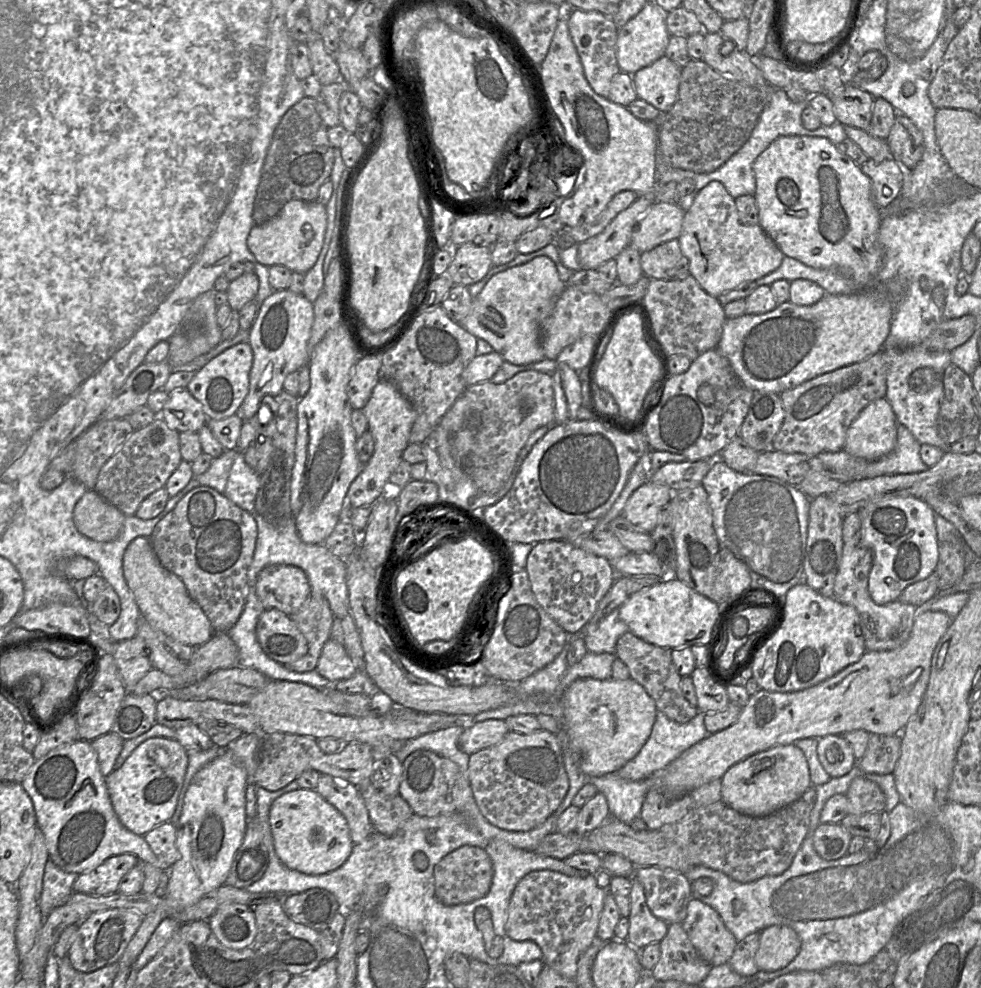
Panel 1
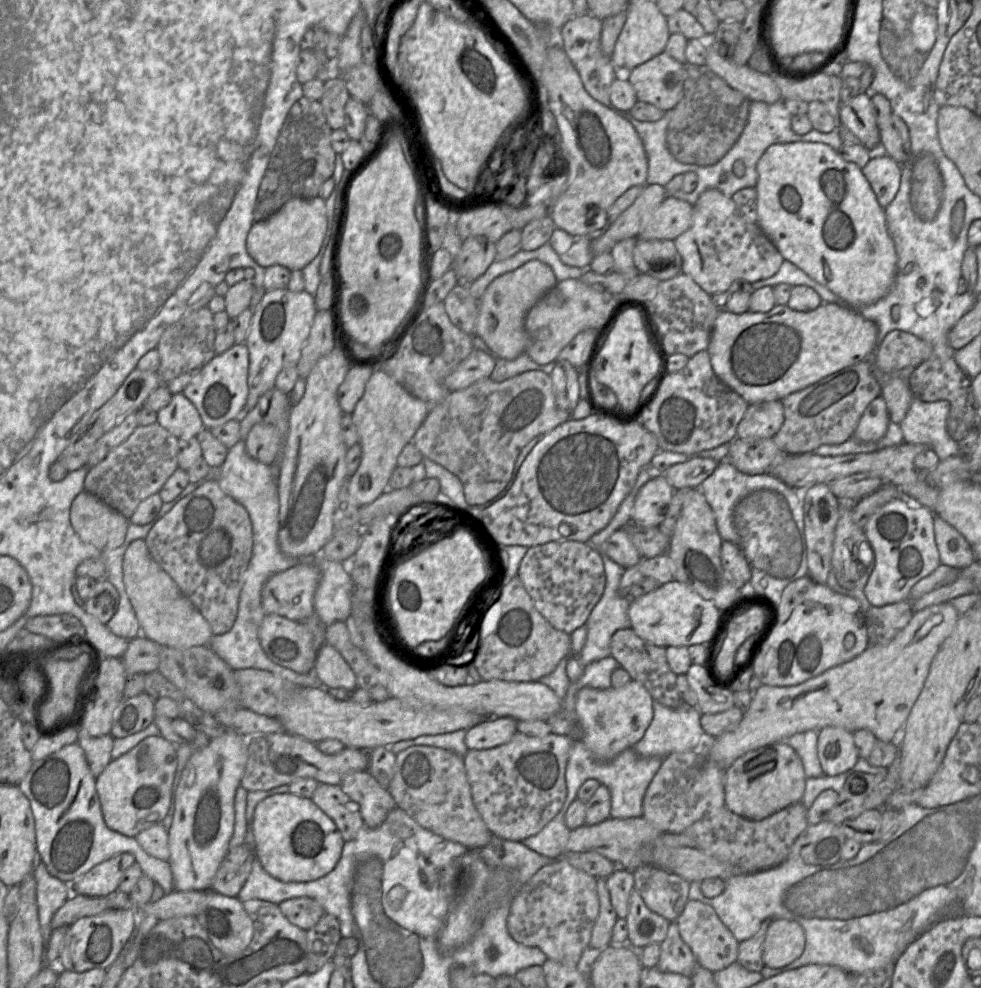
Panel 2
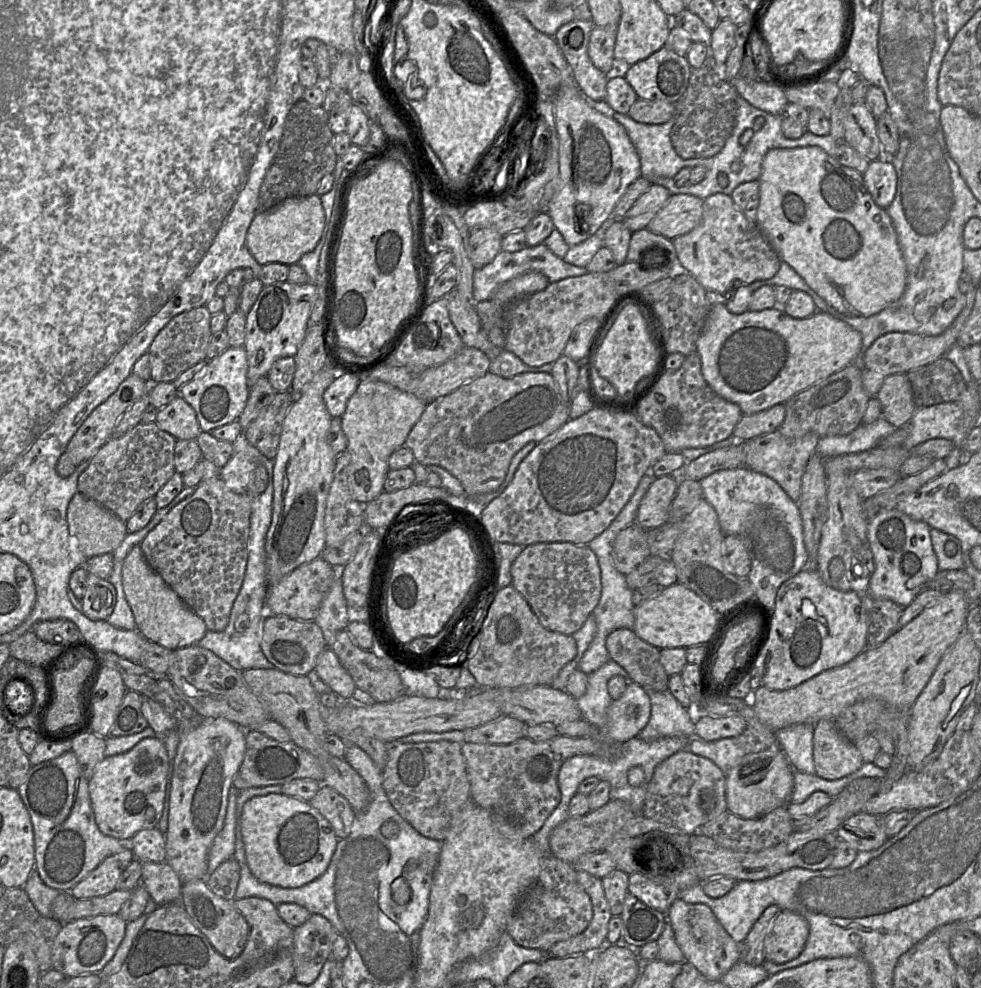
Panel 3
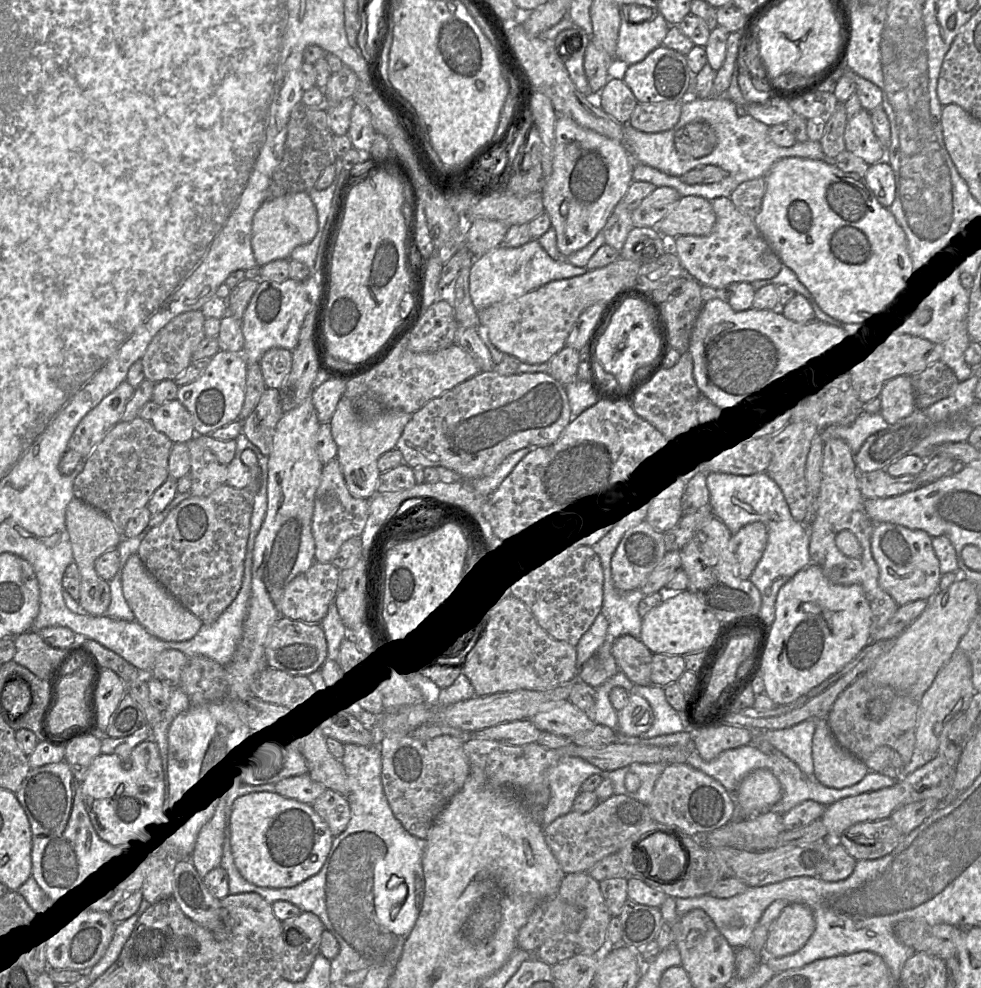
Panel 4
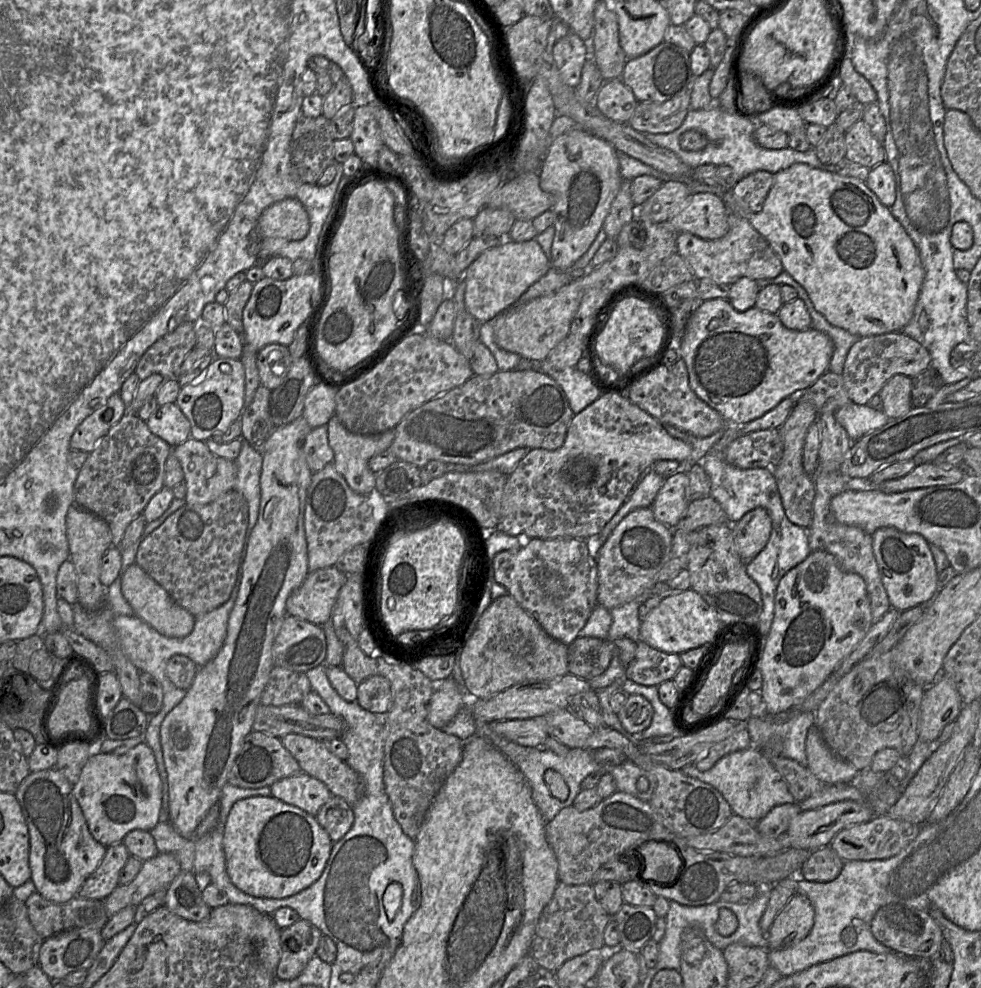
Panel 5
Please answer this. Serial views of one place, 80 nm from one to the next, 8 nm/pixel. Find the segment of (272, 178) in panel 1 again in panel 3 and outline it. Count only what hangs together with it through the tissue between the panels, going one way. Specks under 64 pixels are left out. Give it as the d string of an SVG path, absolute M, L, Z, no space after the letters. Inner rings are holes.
M303 99L297 101L287 115L277 155L261 187L257 211L267 211L287 197L316 194L321 179L332 174L336 167L333 136L322 106L313 106Z

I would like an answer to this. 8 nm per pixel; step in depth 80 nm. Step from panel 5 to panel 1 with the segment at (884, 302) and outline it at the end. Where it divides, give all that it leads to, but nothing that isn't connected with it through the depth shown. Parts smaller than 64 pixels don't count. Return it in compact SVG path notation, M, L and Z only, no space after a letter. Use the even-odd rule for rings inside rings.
M786 135L774 140L754 161L753 171L756 179L755 199L758 207L759 225L776 243L785 256L794 258L803 264L817 269L838 270L843 276L854 279L858 286L870 285L883 262L883 250L878 241L878 231L882 219L882 210L876 205L872 196L870 179L862 172L850 157L840 152L829 139L816 136Z

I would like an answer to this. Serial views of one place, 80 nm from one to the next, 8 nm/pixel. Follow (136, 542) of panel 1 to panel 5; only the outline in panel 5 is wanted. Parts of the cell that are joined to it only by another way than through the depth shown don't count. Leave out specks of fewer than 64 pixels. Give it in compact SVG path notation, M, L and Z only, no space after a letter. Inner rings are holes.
M137 563L131 564L122 577L121 591L131 605L134 615L149 624L160 634L171 638L189 635L195 625L195 617L179 606L168 592L153 580Z

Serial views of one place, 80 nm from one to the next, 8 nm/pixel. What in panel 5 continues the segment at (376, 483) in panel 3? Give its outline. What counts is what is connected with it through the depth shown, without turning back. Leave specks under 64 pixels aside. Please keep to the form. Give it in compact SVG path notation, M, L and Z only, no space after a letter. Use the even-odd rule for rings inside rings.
M335 415L329 420L327 429L329 445L334 452L333 464L337 472L356 493L373 495L376 474L370 470L368 462L372 457L389 449L395 438L394 429L376 435L354 434L348 431Z

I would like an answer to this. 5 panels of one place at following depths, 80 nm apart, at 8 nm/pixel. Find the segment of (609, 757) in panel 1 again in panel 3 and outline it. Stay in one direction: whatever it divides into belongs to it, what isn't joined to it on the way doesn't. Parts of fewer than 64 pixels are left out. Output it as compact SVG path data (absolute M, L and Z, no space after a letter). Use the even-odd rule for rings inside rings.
M629 682L623 695L612 700L604 729L606 740L623 743L635 737L647 725L651 714L648 692L640 685Z

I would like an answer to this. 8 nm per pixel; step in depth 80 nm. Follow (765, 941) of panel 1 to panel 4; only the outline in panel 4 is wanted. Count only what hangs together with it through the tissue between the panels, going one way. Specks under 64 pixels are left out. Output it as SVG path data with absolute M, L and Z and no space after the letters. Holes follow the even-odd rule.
M788 903L768 932L764 951L776 958L799 951L815 930L815 920L809 907Z

